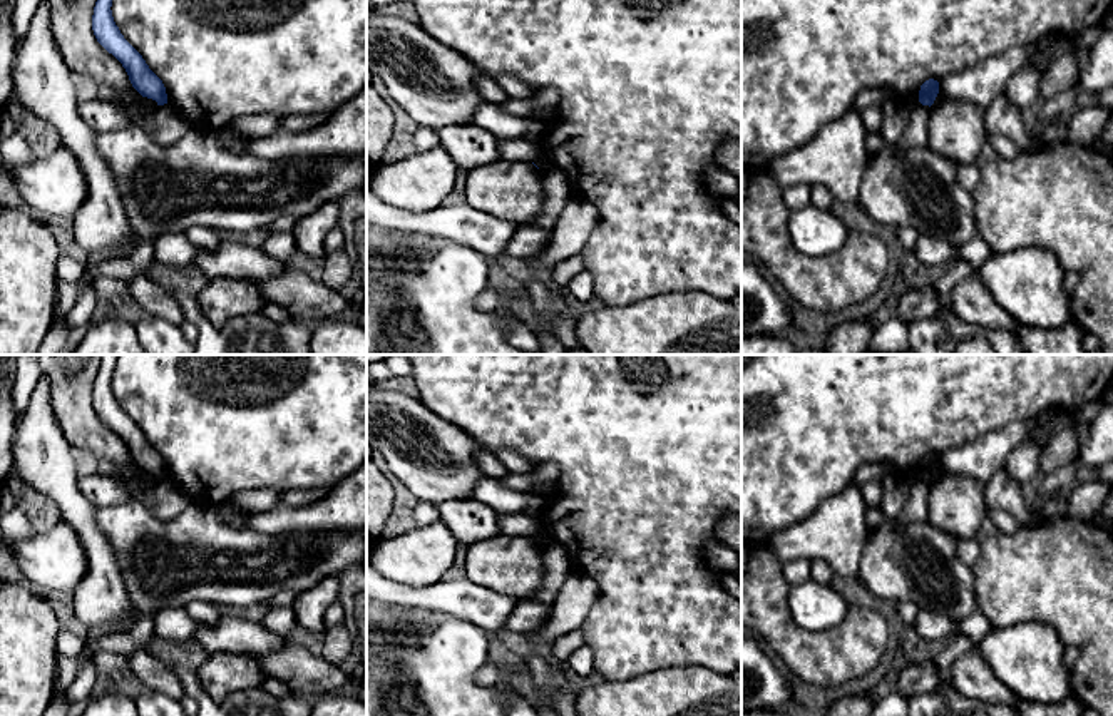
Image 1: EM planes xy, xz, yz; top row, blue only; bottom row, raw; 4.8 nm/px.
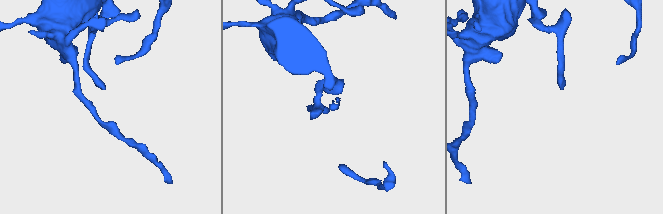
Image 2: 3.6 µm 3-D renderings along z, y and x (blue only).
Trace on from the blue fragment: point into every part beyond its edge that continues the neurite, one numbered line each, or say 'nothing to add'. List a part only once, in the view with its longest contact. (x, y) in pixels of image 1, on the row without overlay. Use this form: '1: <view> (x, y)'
nothing to add

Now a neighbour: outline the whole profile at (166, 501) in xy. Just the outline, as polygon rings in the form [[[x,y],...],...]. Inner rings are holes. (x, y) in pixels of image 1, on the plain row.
[[[172,478],[159,480],[141,500],[159,520],[169,522],[177,519],[189,499],[182,494]]]

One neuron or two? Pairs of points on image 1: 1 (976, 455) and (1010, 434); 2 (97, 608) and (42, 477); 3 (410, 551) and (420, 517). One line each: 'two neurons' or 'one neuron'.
1: one neuron
2: one neuron
3: two neurons

